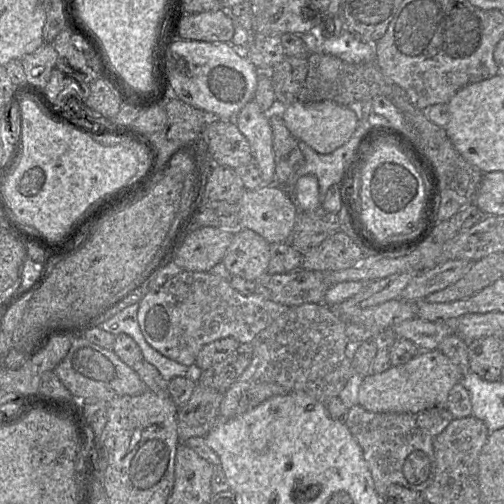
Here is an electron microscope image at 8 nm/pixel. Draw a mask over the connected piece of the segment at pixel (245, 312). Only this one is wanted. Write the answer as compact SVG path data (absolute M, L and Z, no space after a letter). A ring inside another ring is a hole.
M182 271L166 281L157 291L151 291L147 293L146 296L140 301L138 308L138 323L142 335L152 348L167 358L189 367L195 363L198 353L205 345L222 338L233 338L240 344L249 344L259 332L268 327L275 319L277 319L281 314L285 313L289 308L290 307L286 305L265 299L264 297L255 293L251 295L242 295L233 289L228 281L210 272Z

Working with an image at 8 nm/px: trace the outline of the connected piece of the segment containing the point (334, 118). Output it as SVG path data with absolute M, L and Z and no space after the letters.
M294 101L283 109L282 120L294 138L305 142L319 154L329 154L345 144L351 138L358 122L356 114L348 106L333 101L312 103Z

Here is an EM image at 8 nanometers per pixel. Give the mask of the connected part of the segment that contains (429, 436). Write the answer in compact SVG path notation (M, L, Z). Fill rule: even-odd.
M356 404L349 409L346 425L362 449L381 497L392 484L423 492L432 483L436 469L433 440L453 419L447 407L432 407L418 413L376 413Z

